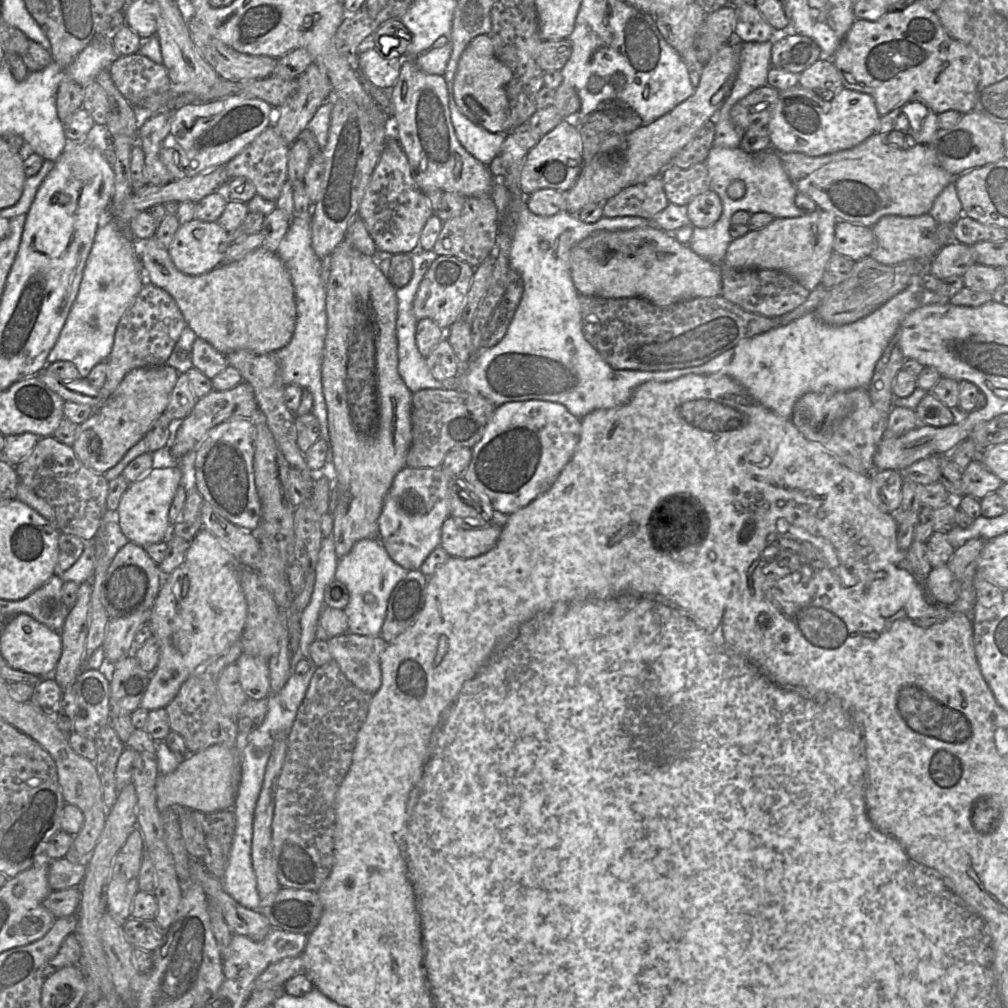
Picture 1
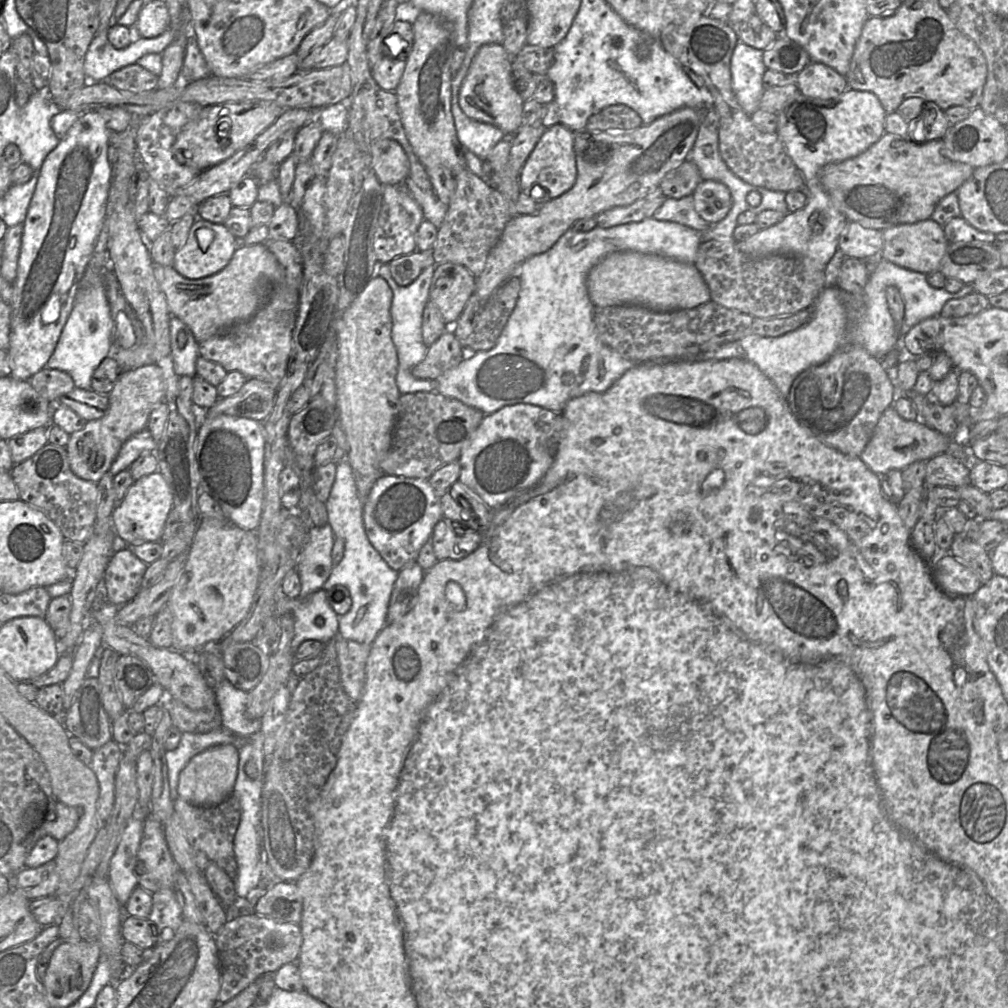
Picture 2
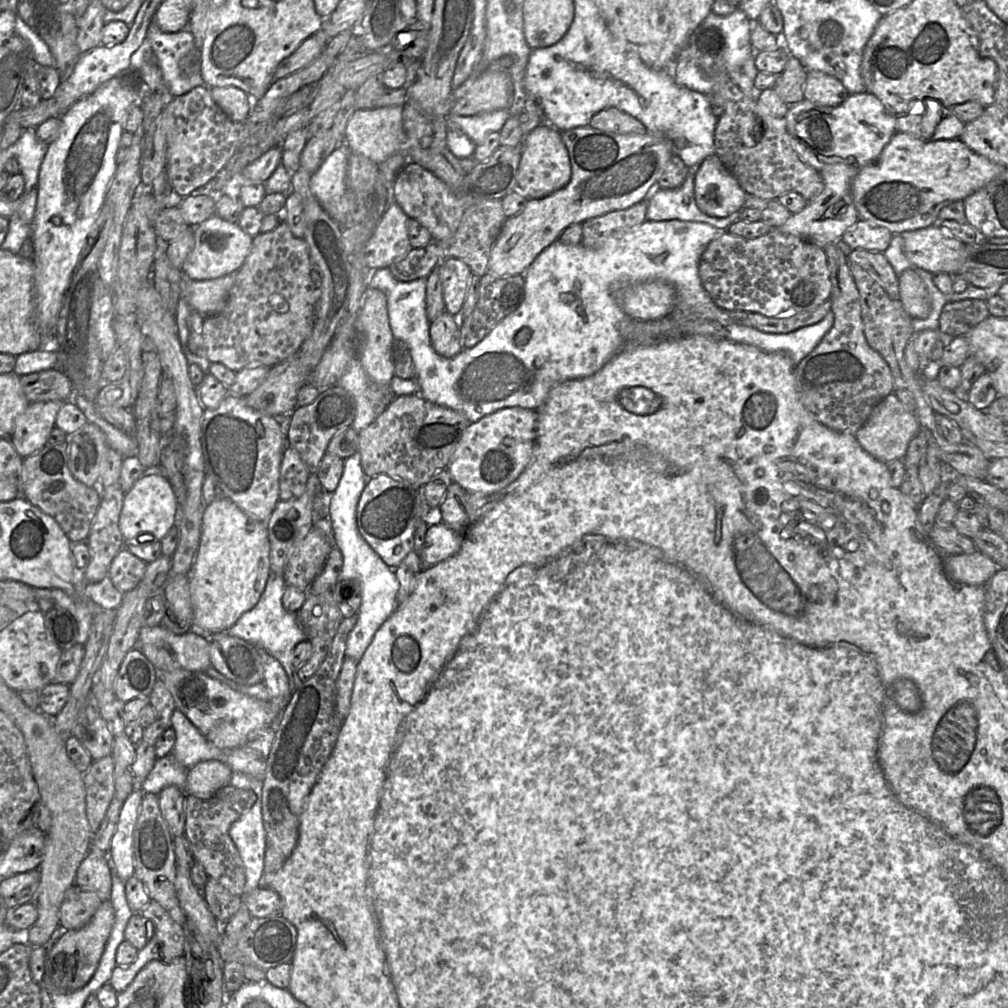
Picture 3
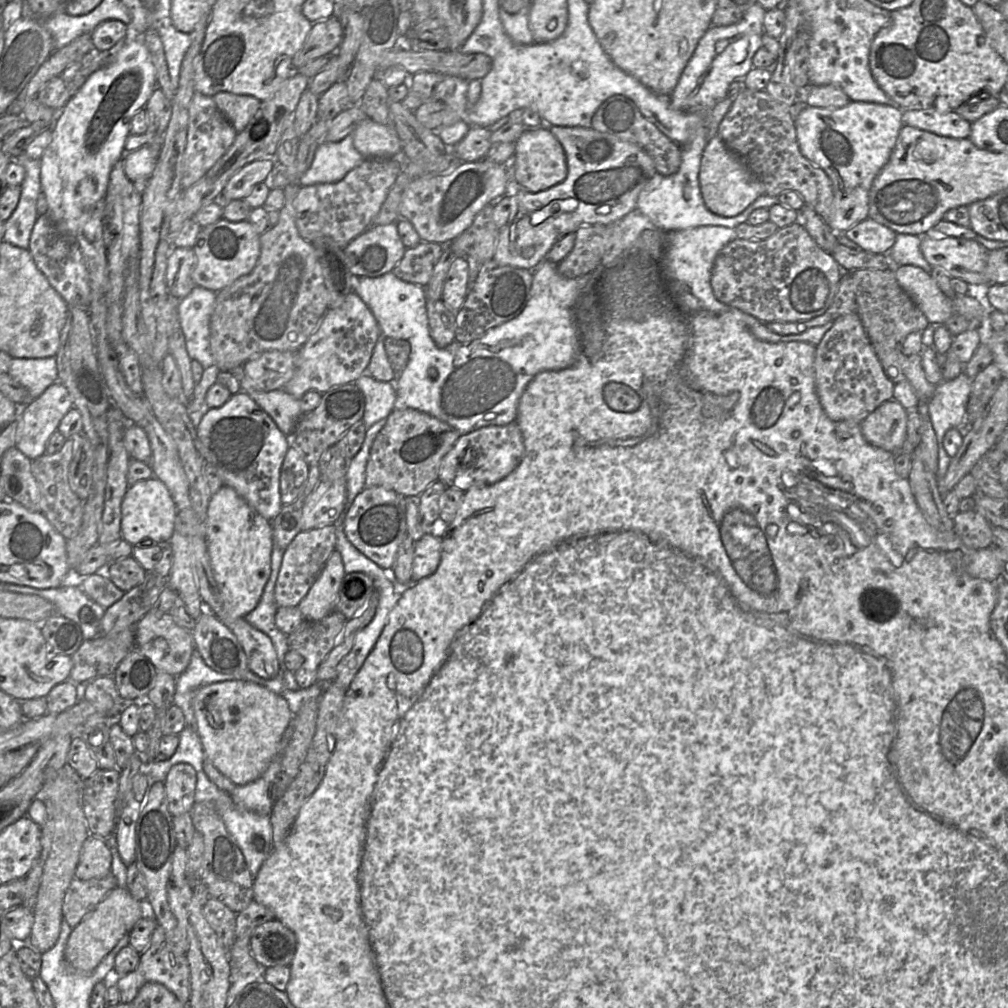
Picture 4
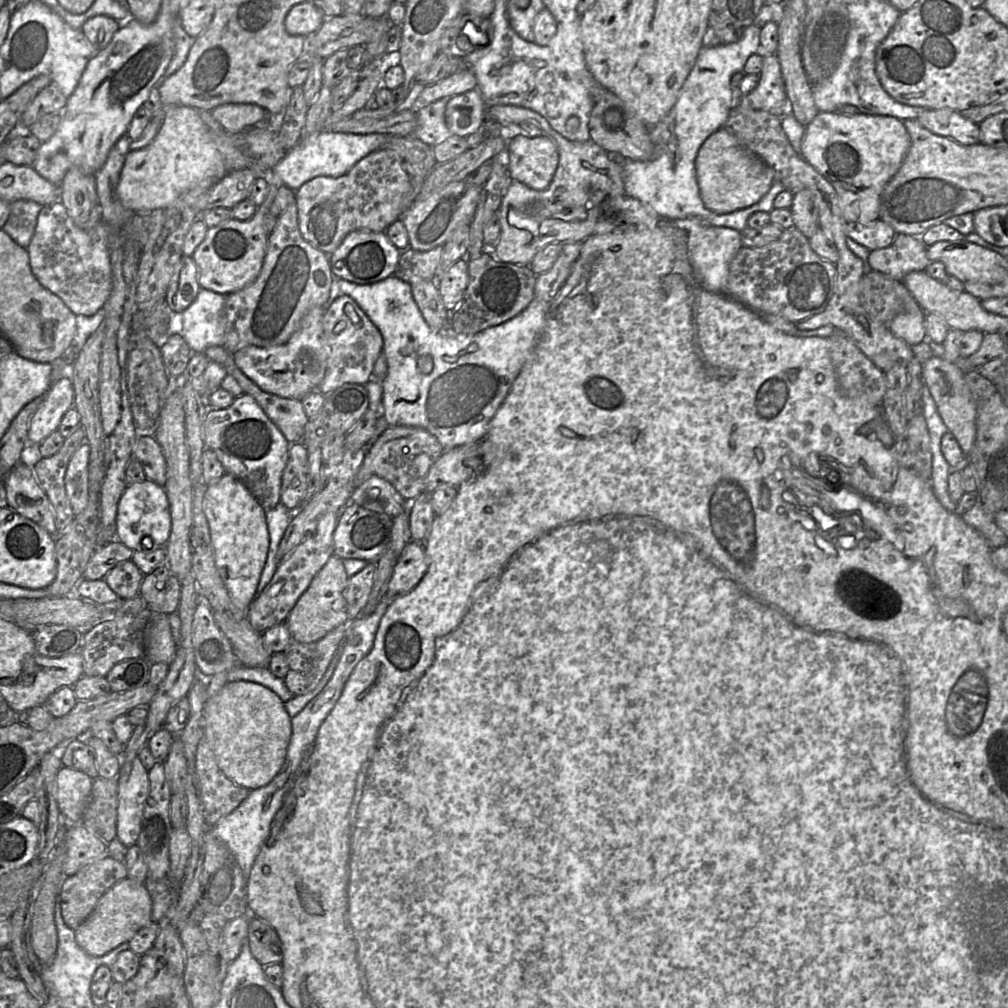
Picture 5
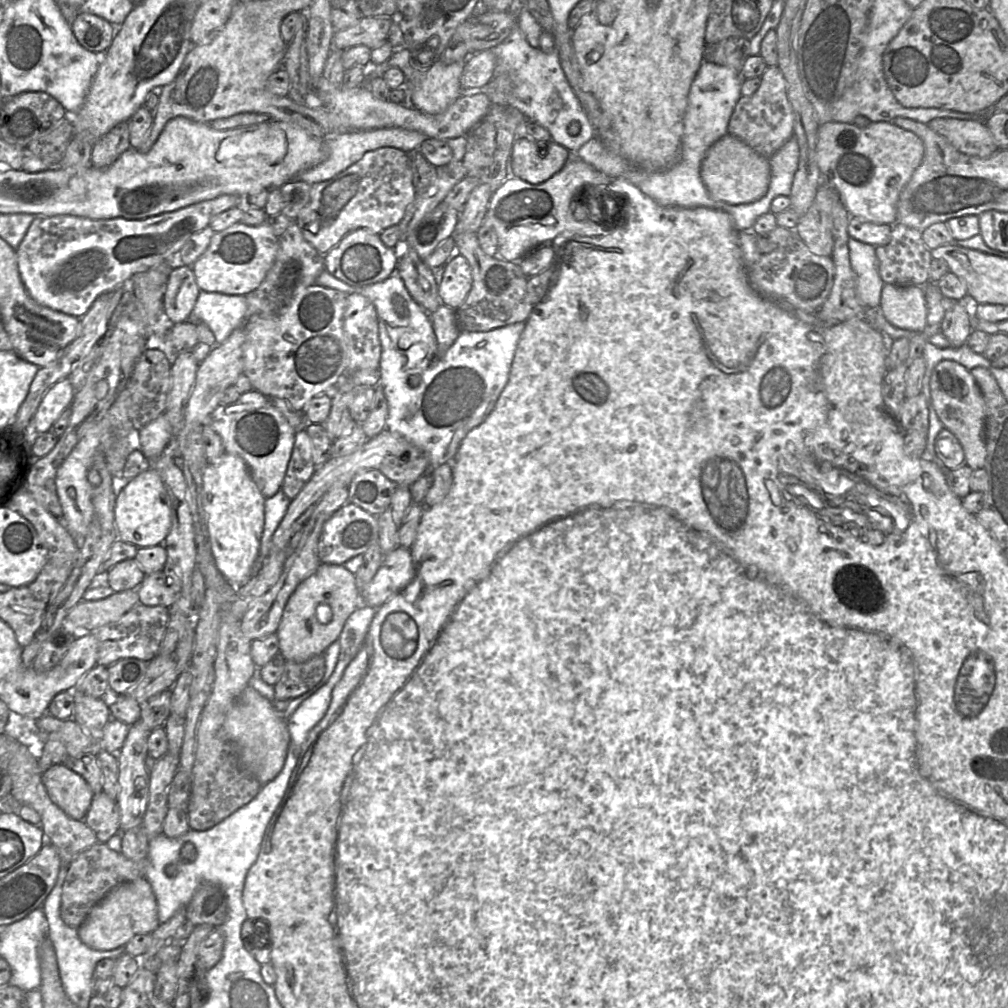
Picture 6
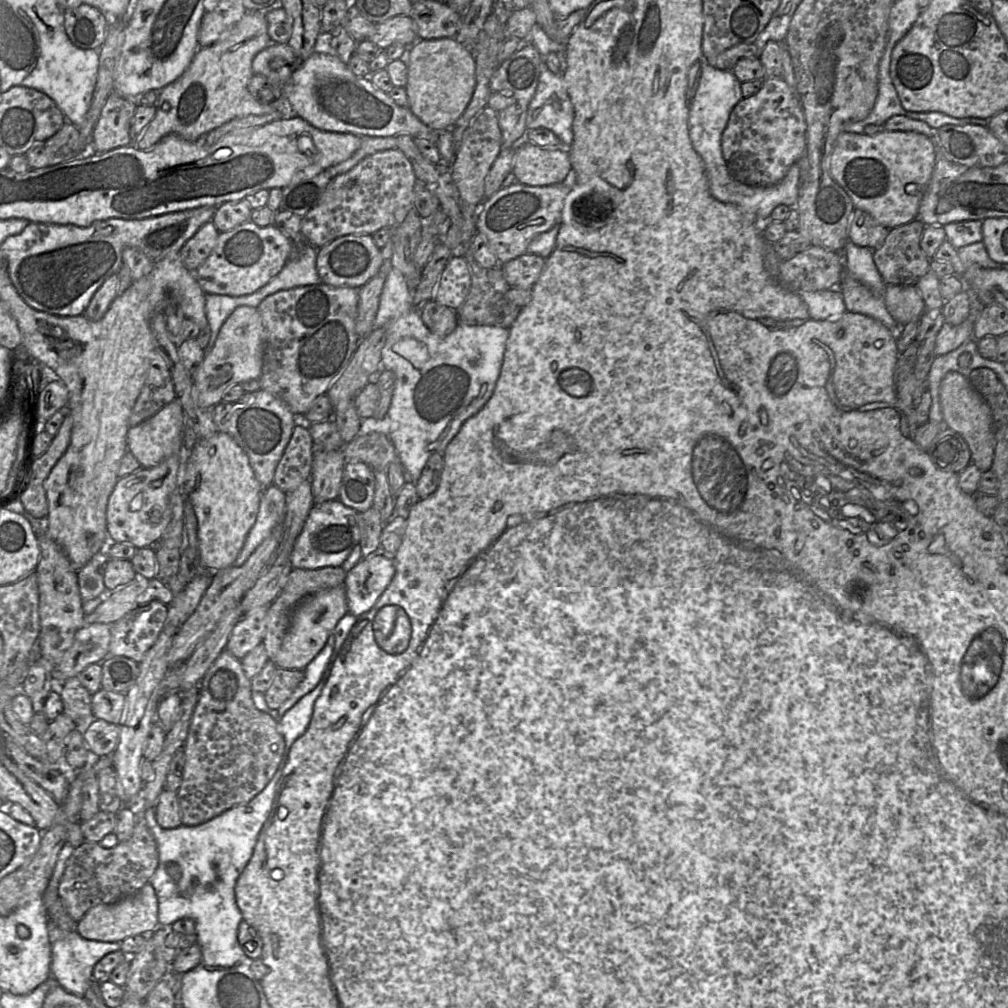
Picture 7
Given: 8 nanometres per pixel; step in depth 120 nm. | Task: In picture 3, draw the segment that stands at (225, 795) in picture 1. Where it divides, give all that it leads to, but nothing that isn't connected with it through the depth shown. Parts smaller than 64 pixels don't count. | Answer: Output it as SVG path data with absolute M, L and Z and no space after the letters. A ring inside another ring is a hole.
M200 761L188 770L185 793L203 800L210 799L230 783L232 774L232 769L220 761Z

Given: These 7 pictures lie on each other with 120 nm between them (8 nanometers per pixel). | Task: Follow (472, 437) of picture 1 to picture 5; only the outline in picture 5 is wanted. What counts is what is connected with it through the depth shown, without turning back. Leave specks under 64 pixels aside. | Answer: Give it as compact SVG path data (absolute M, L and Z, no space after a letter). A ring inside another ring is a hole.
M388 426L377 440L367 447L361 468L356 475L356 487L372 475L389 481L406 499L414 499L426 490L426 477L431 466L443 454L438 439L420 427Z

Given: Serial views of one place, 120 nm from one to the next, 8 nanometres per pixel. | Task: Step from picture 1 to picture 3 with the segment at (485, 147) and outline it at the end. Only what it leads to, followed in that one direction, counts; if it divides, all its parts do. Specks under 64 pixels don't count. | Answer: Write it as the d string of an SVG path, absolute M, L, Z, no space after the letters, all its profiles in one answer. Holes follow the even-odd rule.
M507 109L483 112L473 116L450 113L448 122L466 134L476 145L479 145L491 132L500 132L509 117Z

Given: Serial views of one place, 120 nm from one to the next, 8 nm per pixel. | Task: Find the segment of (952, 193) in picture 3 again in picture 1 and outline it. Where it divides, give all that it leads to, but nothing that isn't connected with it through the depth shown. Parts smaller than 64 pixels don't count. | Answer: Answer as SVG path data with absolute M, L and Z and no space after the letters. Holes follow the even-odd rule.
M889 132L871 135L859 145L822 156L808 156L800 152L777 151L785 172L799 192L811 197L818 208L832 212L838 221L848 221L872 227L886 215L920 216L930 211L937 196L958 176L947 172L928 144L916 143L909 149L900 149L888 142Z

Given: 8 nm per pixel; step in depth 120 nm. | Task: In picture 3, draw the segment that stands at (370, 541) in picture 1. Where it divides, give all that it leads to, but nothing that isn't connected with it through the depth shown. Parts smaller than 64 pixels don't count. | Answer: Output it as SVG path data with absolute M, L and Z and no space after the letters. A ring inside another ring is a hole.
M358 450L350 457L344 459L344 469L337 488L332 492L329 518L333 529L333 545L337 546L343 555L343 566L338 576L338 581L346 579L358 579L362 587L362 603L357 613L357 622L354 628L348 635L345 656L350 657L356 661L360 661L366 649L372 642L376 631L380 626L391 616L396 609L397 593L399 590L399 582L395 575L394 569L390 568L382 558L375 552L375 550L367 543L367 541L360 534L357 527L356 509L361 493L367 482L362 465L361 457Z

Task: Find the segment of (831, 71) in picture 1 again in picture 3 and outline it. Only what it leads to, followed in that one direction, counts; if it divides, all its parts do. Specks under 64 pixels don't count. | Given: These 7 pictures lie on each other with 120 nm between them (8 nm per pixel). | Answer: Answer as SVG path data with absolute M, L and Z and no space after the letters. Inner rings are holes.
M820 71L808 73L804 87L805 99L822 106L835 107L842 104L849 94L837 78Z

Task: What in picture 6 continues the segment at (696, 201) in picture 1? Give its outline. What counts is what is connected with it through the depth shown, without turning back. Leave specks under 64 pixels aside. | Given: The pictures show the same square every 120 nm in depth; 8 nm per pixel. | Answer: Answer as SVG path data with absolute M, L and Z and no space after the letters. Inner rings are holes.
M727 133L706 151L700 174L713 199L738 205L752 203L765 196L771 180L771 167L769 159Z

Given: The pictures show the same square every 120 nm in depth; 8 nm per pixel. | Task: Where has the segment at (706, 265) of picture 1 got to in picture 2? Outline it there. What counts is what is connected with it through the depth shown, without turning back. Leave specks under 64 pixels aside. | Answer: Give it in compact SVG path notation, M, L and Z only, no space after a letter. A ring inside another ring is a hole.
M615 252L596 264L586 280L595 307L639 305L656 312L693 308L711 300L710 289L694 263L659 254Z

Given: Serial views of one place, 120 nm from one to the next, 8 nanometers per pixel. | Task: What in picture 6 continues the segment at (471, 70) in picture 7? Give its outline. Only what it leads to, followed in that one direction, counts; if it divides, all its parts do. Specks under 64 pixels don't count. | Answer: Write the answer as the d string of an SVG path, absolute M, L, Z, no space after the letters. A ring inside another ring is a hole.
M402 47L395 50L388 61L369 67L364 84L367 85L368 80L374 77L383 77L390 67L400 68L405 75L409 104L421 112L435 115L444 112L463 94L460 78L464 65L465 61L446 64L440 58L434 58L431 65L421 66L412 57L412 51Z

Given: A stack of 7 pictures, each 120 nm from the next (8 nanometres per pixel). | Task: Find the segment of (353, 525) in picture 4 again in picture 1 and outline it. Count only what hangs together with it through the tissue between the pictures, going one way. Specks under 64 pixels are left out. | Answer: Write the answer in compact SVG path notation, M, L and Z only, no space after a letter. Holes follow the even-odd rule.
M440 466L404 467L394 477L385 495L378 519L379 540L390 557L407 570L420 569L429 554L441 543L443 522L450 516L451 477Z

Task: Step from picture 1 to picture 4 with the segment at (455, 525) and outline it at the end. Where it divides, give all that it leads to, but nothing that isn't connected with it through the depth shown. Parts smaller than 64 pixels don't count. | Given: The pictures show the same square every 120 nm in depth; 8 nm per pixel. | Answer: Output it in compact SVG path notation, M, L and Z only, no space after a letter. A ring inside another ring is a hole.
M427 532L415 541L412 582L433 574L439 566L442 552L442 538Z

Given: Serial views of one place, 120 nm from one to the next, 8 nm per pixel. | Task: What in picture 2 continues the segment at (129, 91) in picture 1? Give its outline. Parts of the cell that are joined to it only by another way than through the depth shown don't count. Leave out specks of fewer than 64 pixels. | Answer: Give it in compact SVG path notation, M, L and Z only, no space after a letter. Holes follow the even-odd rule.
M134 63L113 72L106 82L119 90L139 93L157 88L158 80L159 76Z

